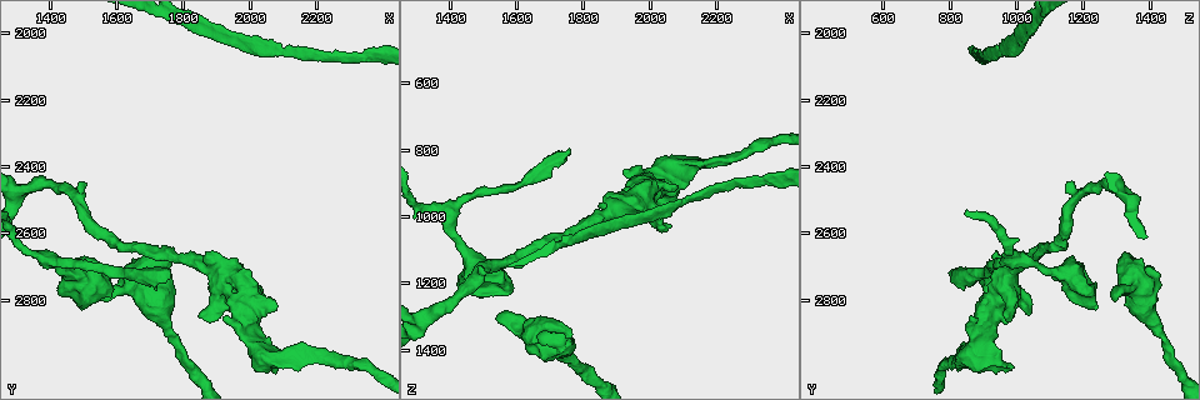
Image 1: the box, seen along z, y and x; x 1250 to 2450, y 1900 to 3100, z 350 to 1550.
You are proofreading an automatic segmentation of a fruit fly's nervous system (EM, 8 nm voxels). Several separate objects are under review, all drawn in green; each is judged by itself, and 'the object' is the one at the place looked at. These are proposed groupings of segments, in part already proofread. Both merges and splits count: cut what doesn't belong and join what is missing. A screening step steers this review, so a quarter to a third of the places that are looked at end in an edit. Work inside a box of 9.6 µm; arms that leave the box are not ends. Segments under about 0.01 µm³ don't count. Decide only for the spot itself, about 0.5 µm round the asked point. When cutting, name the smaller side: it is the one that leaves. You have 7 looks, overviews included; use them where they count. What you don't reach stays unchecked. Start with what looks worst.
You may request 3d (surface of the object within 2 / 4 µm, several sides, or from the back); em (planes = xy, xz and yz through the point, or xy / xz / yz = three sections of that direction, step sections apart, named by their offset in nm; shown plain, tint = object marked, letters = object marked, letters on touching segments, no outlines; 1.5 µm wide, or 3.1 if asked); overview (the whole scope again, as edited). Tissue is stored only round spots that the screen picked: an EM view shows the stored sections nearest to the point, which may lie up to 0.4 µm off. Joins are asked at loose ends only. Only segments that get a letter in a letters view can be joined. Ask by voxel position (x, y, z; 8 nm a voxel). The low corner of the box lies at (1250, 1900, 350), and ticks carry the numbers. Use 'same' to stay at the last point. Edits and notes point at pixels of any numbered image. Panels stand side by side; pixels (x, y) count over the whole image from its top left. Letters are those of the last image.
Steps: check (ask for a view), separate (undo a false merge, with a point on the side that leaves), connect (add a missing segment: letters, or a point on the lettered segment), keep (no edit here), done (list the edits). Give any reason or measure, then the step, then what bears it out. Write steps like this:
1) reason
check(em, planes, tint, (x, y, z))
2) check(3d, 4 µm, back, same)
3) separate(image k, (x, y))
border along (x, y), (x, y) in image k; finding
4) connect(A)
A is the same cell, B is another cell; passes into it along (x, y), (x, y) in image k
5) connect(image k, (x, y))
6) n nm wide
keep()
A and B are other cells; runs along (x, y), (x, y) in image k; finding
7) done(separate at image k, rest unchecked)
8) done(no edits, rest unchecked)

an open end
check(em, planes, letters, (1760, 2720, 790))

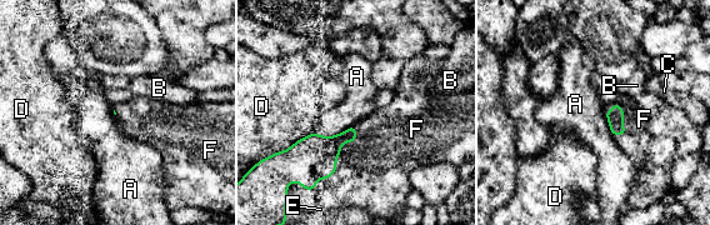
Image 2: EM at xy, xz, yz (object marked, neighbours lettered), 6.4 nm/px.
connect(F)
F is the same cell, A, B, C, D and E are other cells; passes into it along (615, 116), (623, 123), (648, 115) in image 2; it goes on there

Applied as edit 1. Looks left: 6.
sharp bend
check(3d, 4 µm, (1650, 2740, 1340))

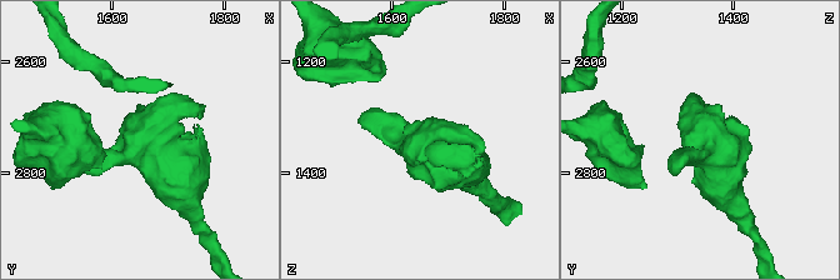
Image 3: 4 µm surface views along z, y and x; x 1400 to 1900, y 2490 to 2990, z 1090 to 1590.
now the EM
check(em, planes, plain, (1655, 2735, 1330))

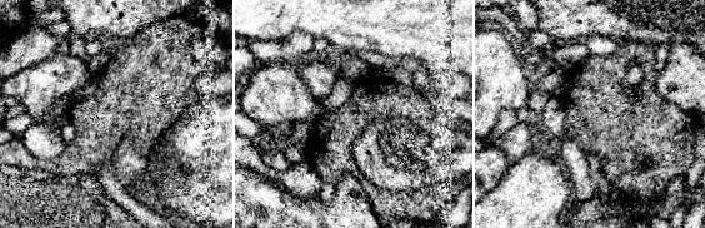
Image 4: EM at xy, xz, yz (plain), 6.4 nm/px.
check(em, planes, letters, same)

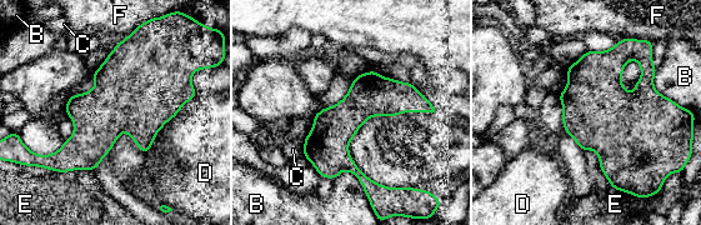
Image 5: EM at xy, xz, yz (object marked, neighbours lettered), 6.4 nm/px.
E touches over 280 nm
keep()
B, C, D, E and F are other cells; one neuron here

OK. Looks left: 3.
check(em, xz, step 8, letters, (1770, 2910, 1440))

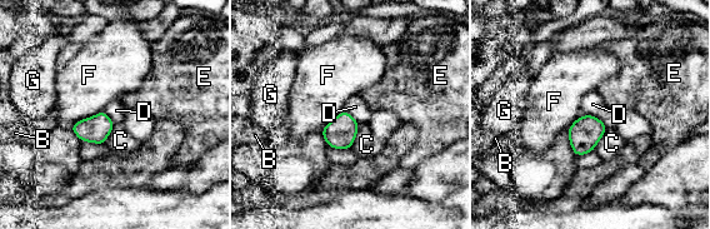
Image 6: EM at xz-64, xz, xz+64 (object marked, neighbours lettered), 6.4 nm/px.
keep()
B, C, D, E, F and G are other cells; border along (360, 124), (350, 148) in image 6; continuous, no second neuron

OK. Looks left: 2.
done(connect at image 2, rest unchecked)

